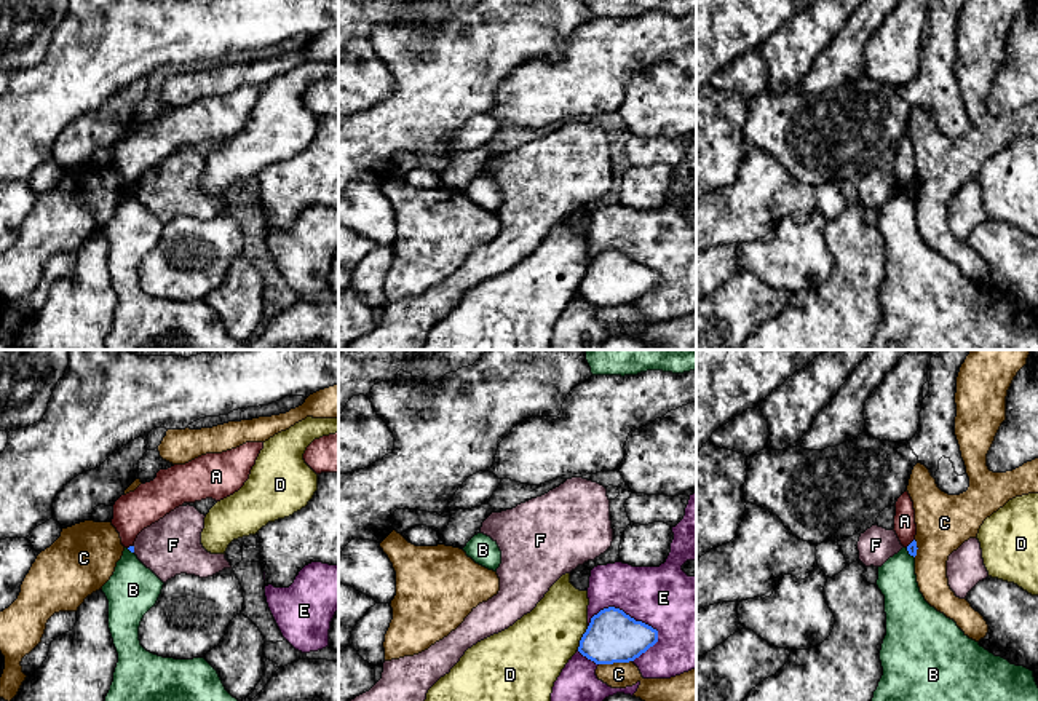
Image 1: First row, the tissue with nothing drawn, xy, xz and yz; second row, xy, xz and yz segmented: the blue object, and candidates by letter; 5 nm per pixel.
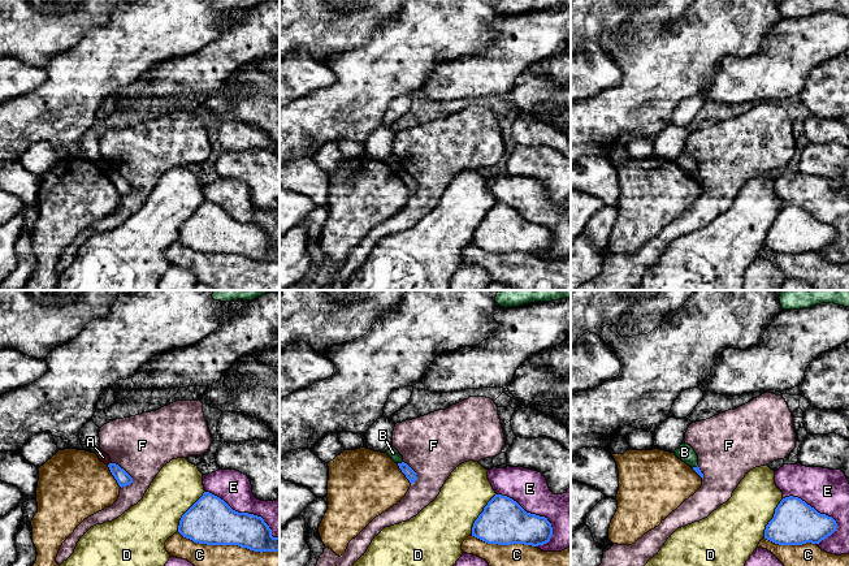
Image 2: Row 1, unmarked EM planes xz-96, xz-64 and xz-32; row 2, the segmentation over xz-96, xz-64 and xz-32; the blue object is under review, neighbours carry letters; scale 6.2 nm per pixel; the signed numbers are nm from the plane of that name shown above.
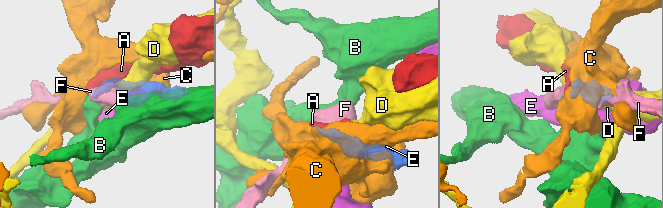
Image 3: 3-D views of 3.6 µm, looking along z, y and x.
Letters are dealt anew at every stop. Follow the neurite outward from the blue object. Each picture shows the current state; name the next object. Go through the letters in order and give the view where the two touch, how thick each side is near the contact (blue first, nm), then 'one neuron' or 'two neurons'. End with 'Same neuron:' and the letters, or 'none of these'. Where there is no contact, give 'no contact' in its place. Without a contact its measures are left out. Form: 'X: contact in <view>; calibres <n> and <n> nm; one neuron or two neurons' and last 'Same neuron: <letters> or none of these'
A: contact in yz; calibres 50 and 110 nm; two neurons
B: contact in yz; calibres 50 and 200 nm; two neurons
C: contact in xz; calibres 260 and 130 nm; two neurons
D: contact in xz; calibres 260 and 340 nm; two neurons
E: contact in xz; calibres 260 and 320 nm; two neurons
F: contact in xy; calibres 30 and 280 nm; two neurons
Same neuron: none of these

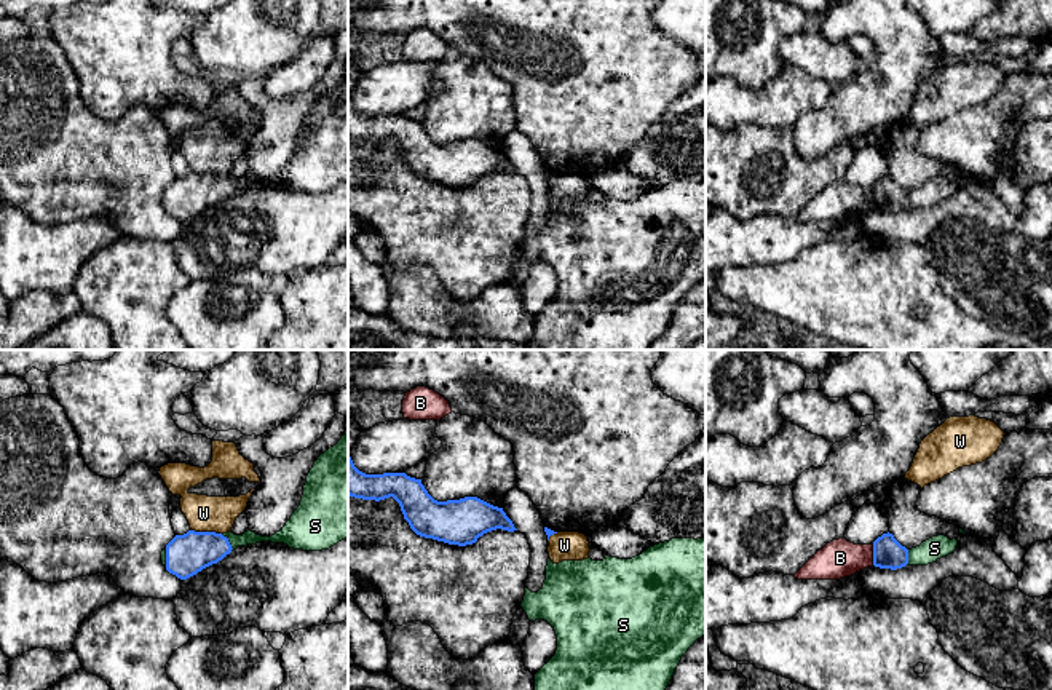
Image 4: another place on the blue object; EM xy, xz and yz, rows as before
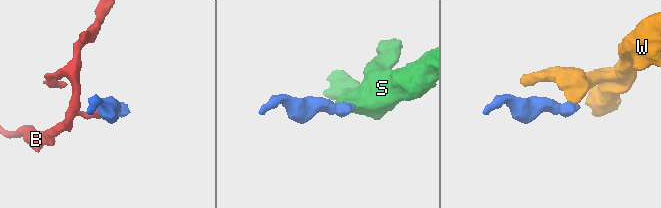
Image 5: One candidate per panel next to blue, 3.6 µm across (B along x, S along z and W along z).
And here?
B: contact in yz; calibres 160 and 190 nm; two neurons
S: contact in xy; calibres 200 and 70 nm; one neuron
W: contact in xy; calibres 200 and 180 nm; two neurons
Same neuron: S

